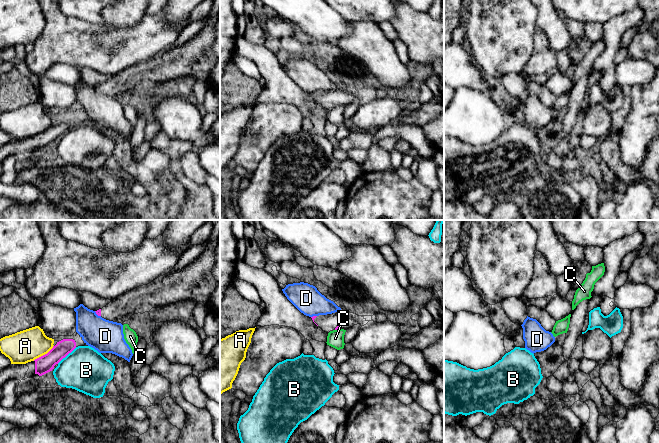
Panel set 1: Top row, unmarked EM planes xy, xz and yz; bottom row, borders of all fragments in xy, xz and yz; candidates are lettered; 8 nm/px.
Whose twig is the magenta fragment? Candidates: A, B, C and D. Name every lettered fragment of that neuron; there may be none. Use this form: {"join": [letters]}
{"join": []}

